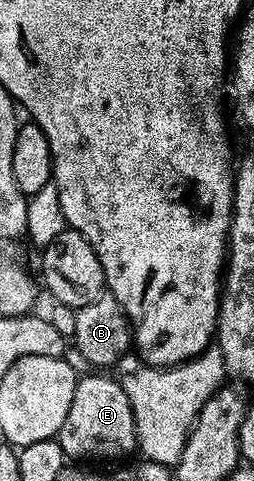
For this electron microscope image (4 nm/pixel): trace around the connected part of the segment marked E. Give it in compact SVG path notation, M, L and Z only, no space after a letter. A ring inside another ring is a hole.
M93 372L90 378L81 376L77 379L75 396L71 400L71 408L67 408L67 420L63 420L59 435L66 459L121 458L138 449L135 416L131 400L127 400L127 392L123 392L120 381L112 382L97 374L100 373Z

